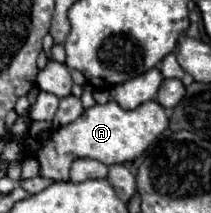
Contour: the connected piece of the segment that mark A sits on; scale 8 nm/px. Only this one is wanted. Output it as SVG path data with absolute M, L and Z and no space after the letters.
M156 100L140 104L136 110L124 110L116 102L96 104L68 126L58 128L50 142L42 144L42 150L36 154L40 162L40 176L46 176L56 182L66 182L70 166L76 158L94 158L106 166L126 164L144 154L144 150L168 128L168 116Z

